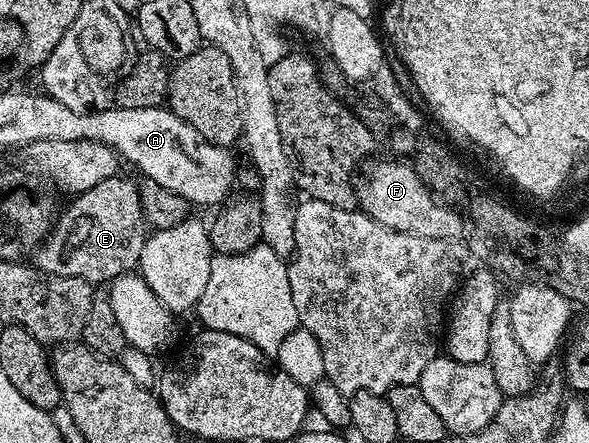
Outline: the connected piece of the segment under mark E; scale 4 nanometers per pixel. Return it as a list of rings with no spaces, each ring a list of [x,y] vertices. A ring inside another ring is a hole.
[[[116,173],[72,199],[60,215],[58,212],[46,239],[35,248],[34,266],[47,275],[81,277],[93,285],[107,285],[119,275],[134,272],[149,236],[136,180],[122,179],[122,174]]]

